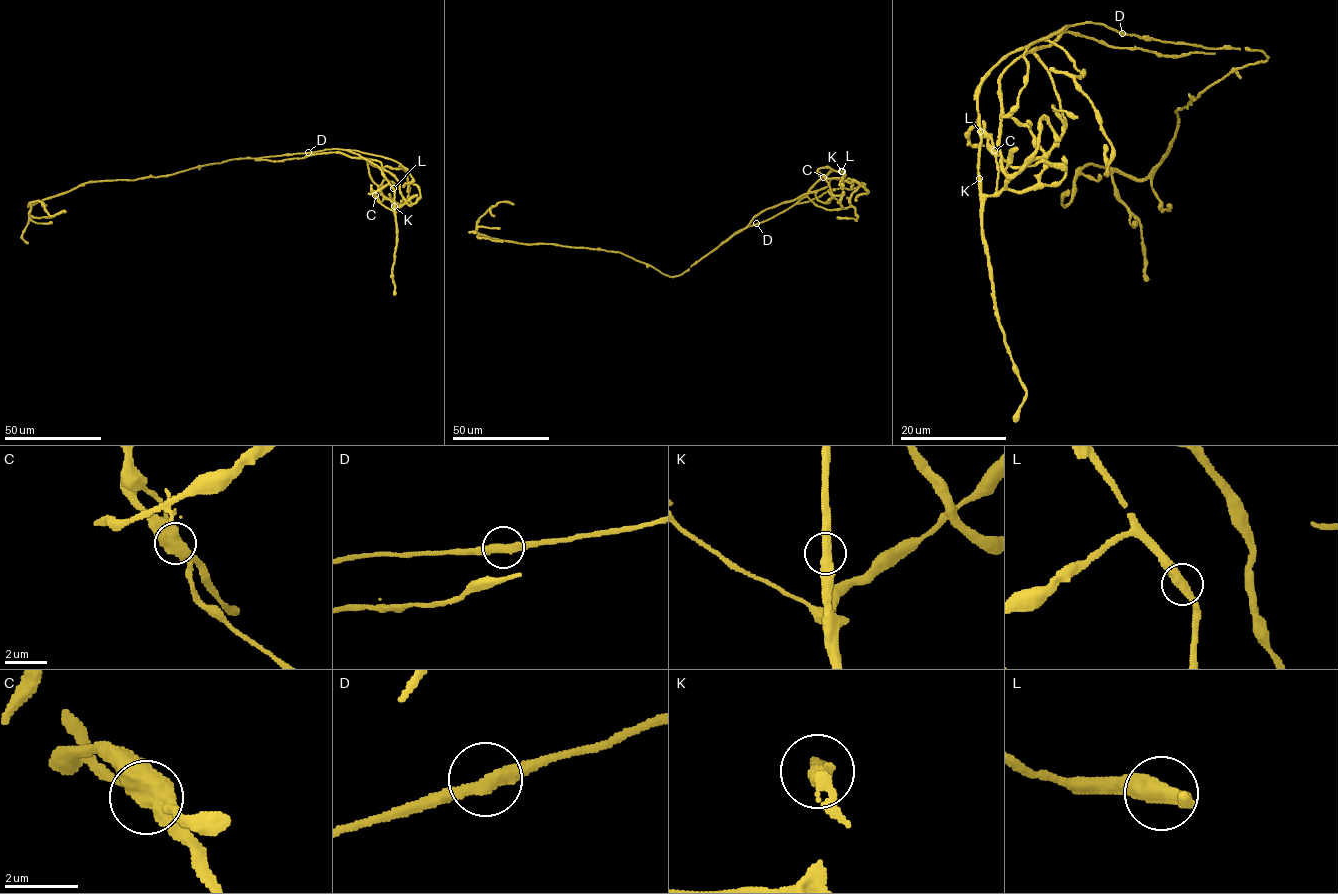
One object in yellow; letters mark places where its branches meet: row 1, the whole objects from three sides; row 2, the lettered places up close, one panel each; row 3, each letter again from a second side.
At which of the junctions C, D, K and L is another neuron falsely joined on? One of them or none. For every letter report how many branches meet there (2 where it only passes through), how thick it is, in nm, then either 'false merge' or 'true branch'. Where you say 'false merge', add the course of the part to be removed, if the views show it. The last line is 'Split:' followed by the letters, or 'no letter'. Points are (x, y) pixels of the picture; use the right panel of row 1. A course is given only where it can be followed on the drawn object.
C: 4 | 500 nm | false merge | (994, 150), (1011, 166), (1023, 166), (1060, 138), (1060, 104), (1035, 53), (1063, 32), (1167, 56), (1215, 53)
D: 2 | 380 nm | true branch
K: 2 | 460 nm | true branch
L: 2 | 440 nm | true branch
Split: C

